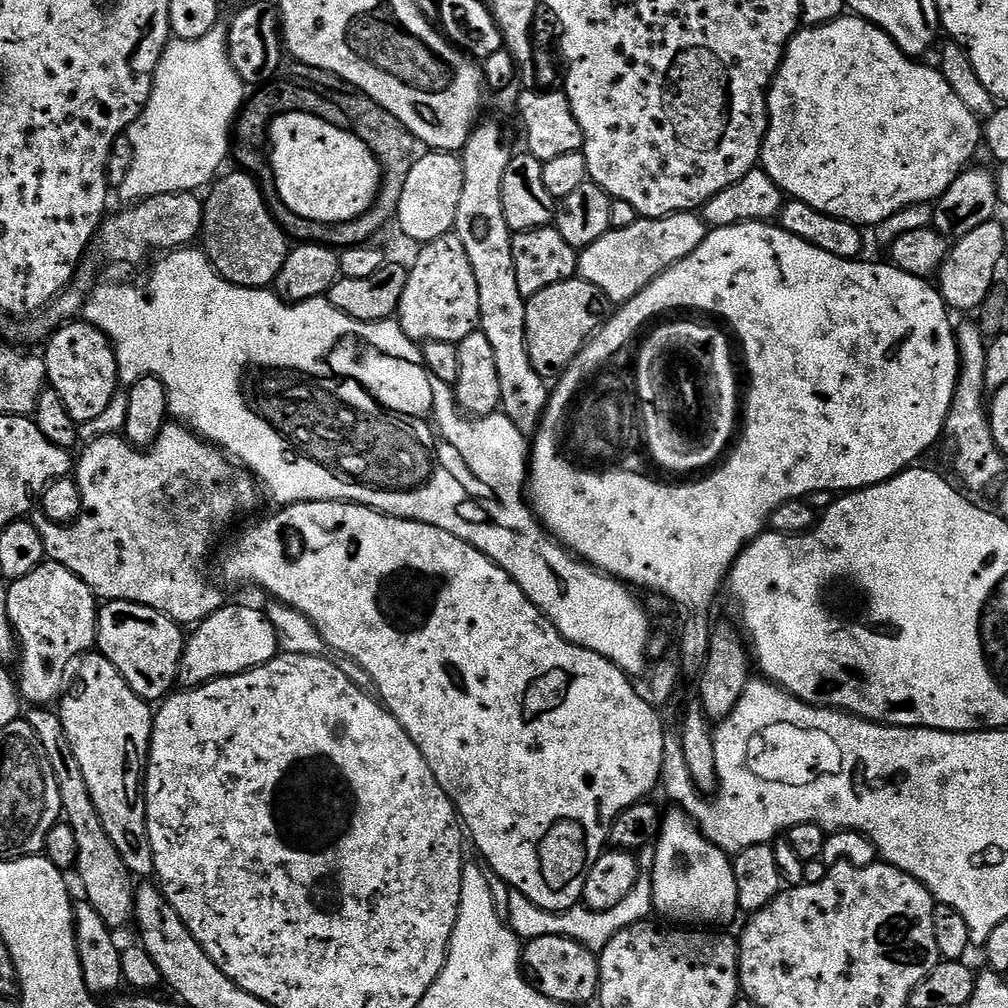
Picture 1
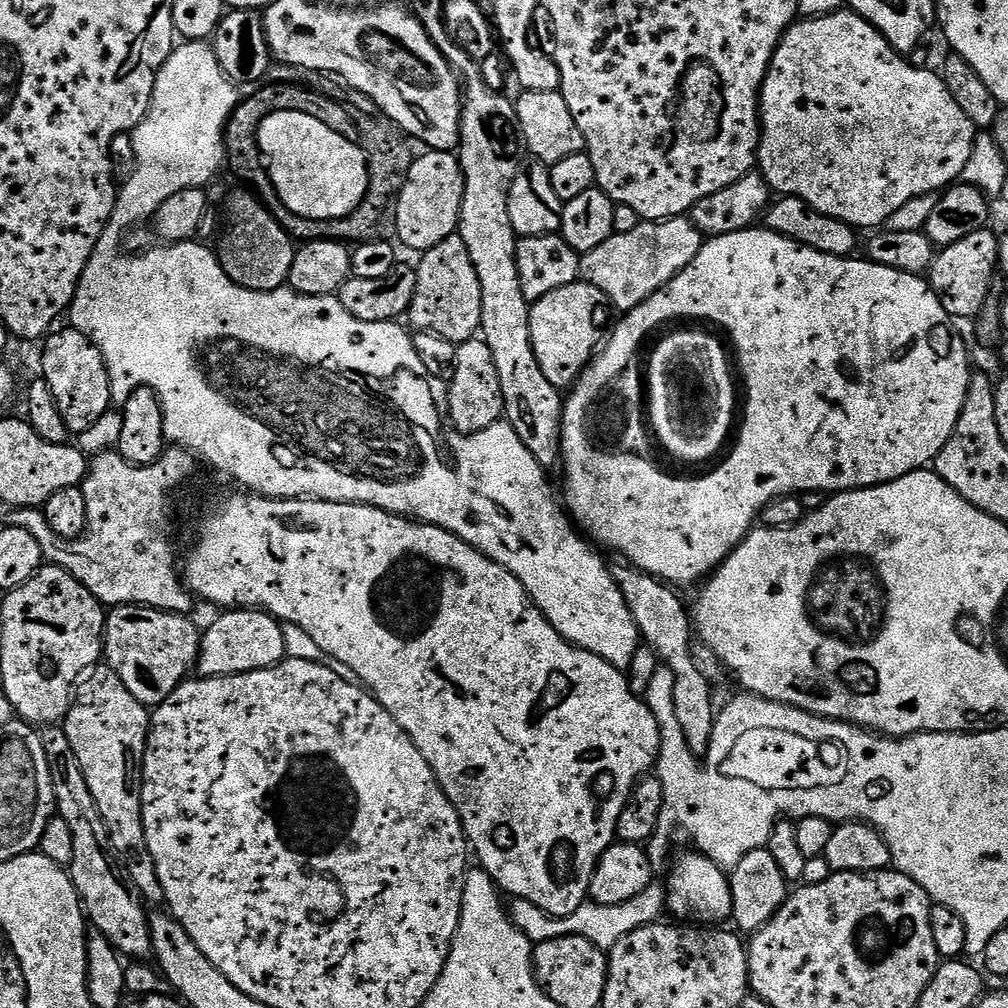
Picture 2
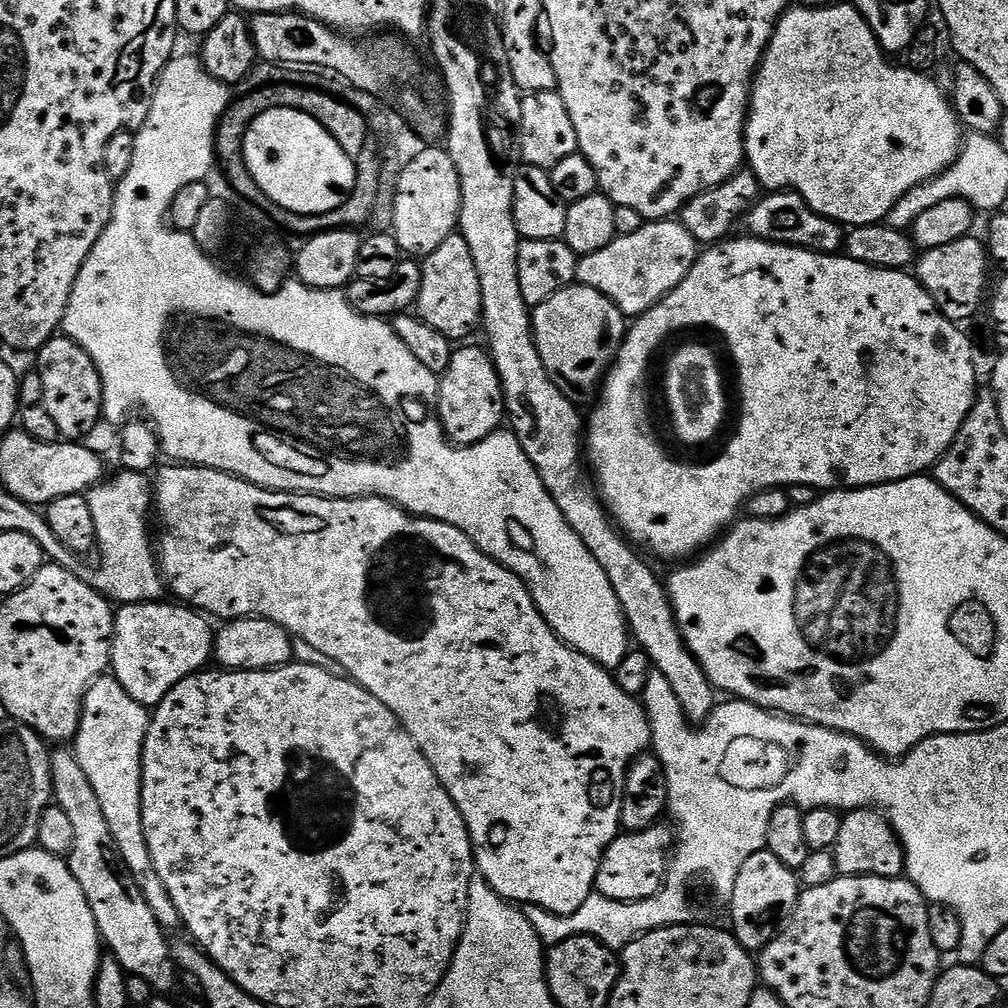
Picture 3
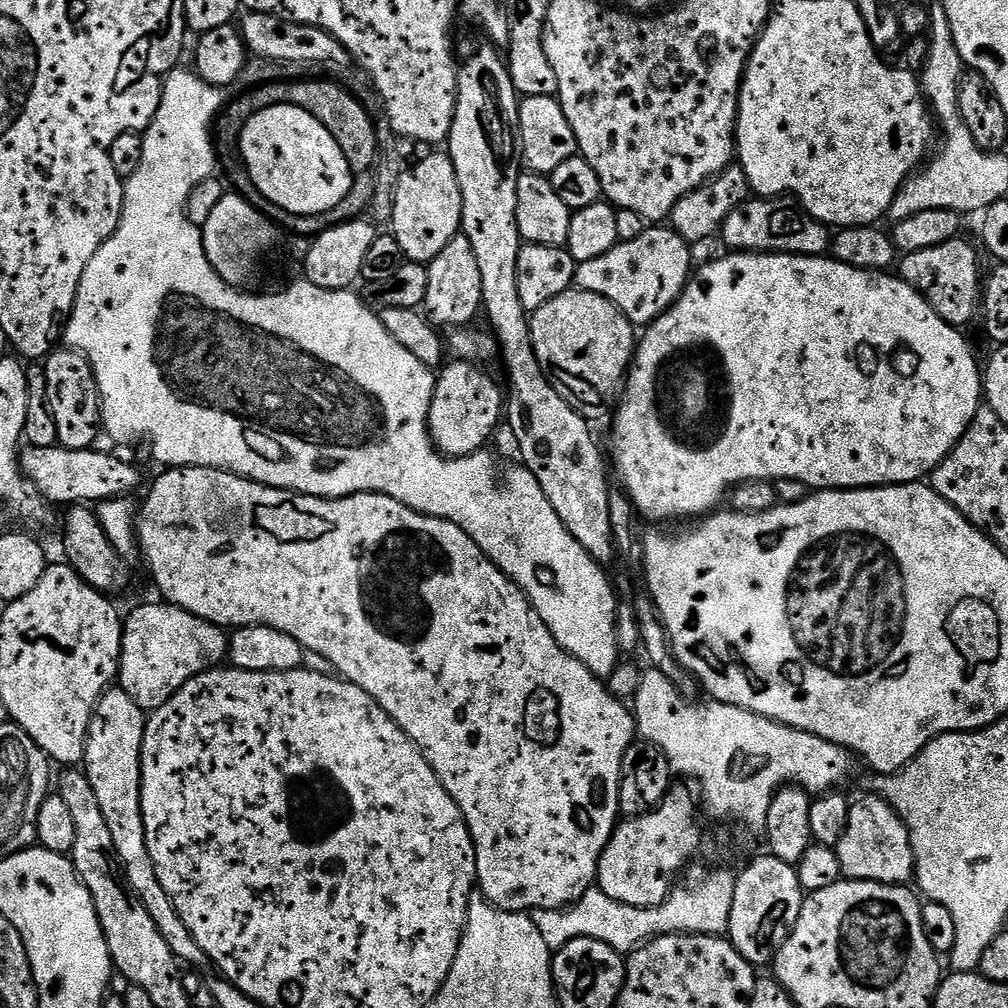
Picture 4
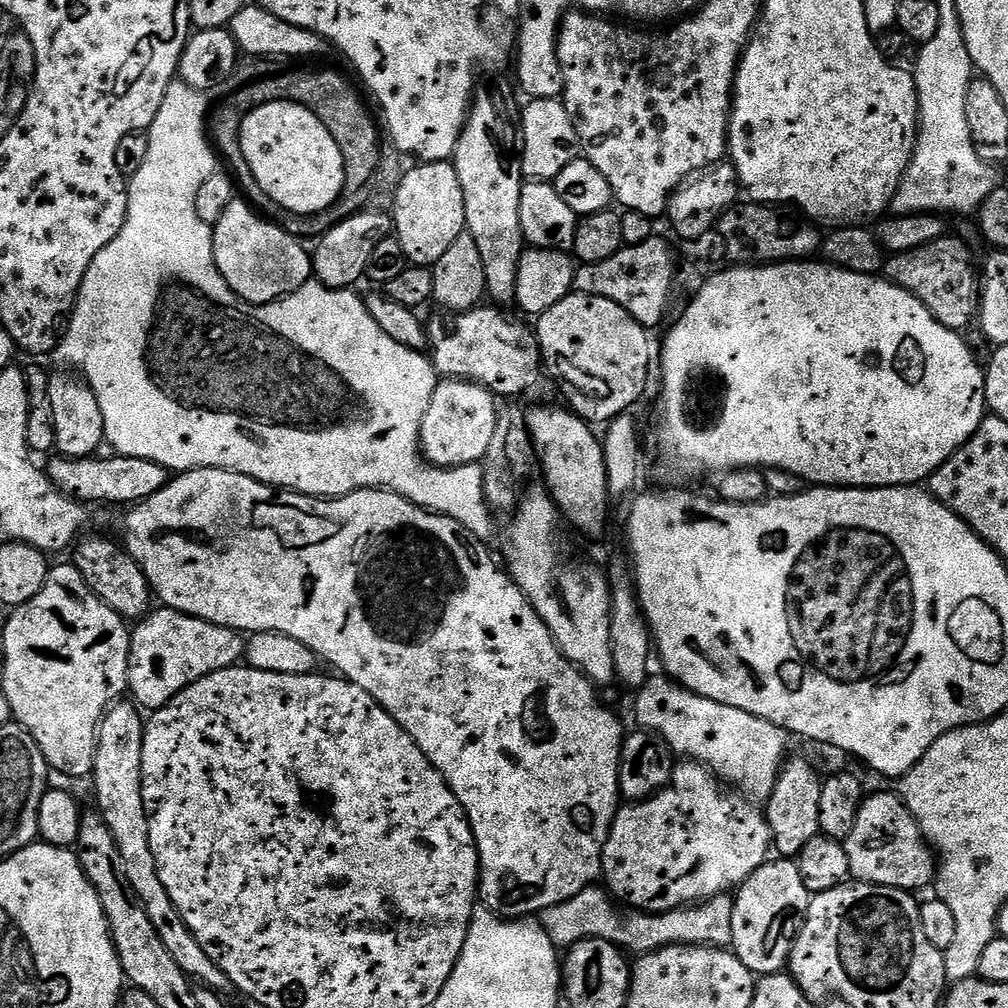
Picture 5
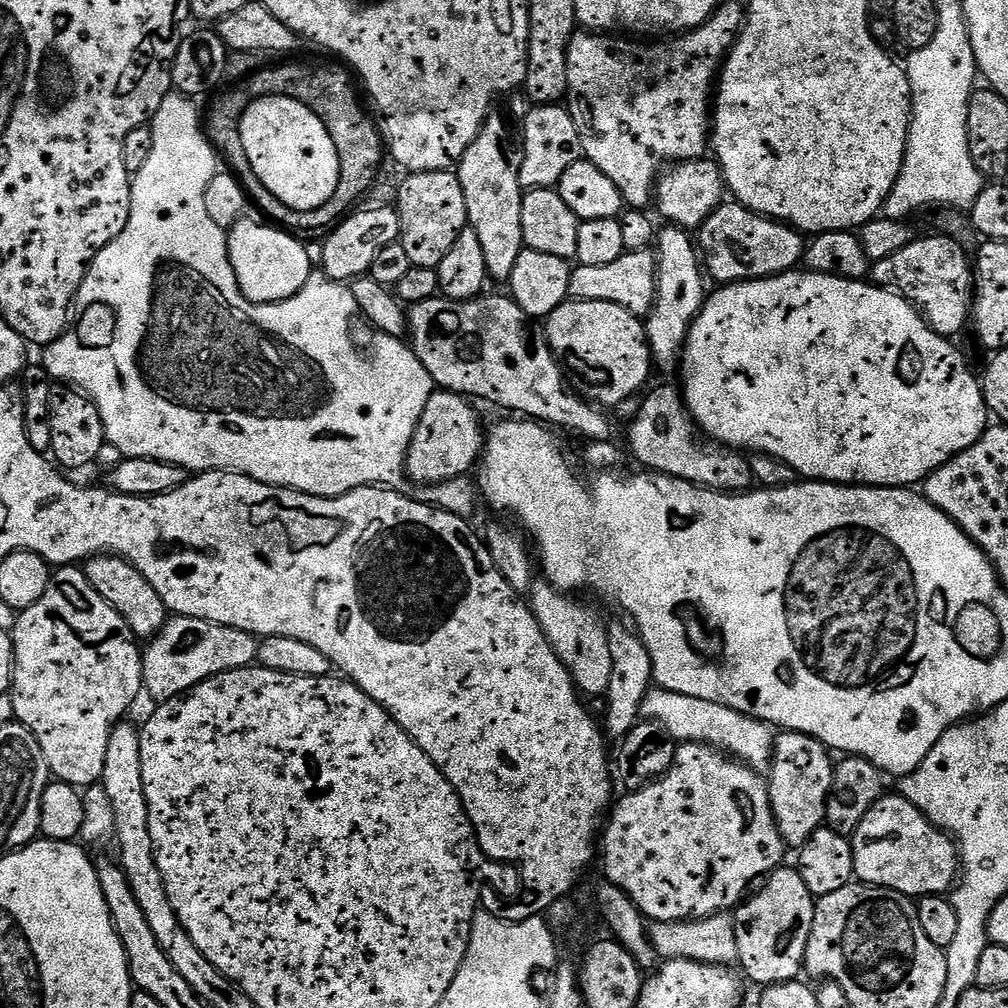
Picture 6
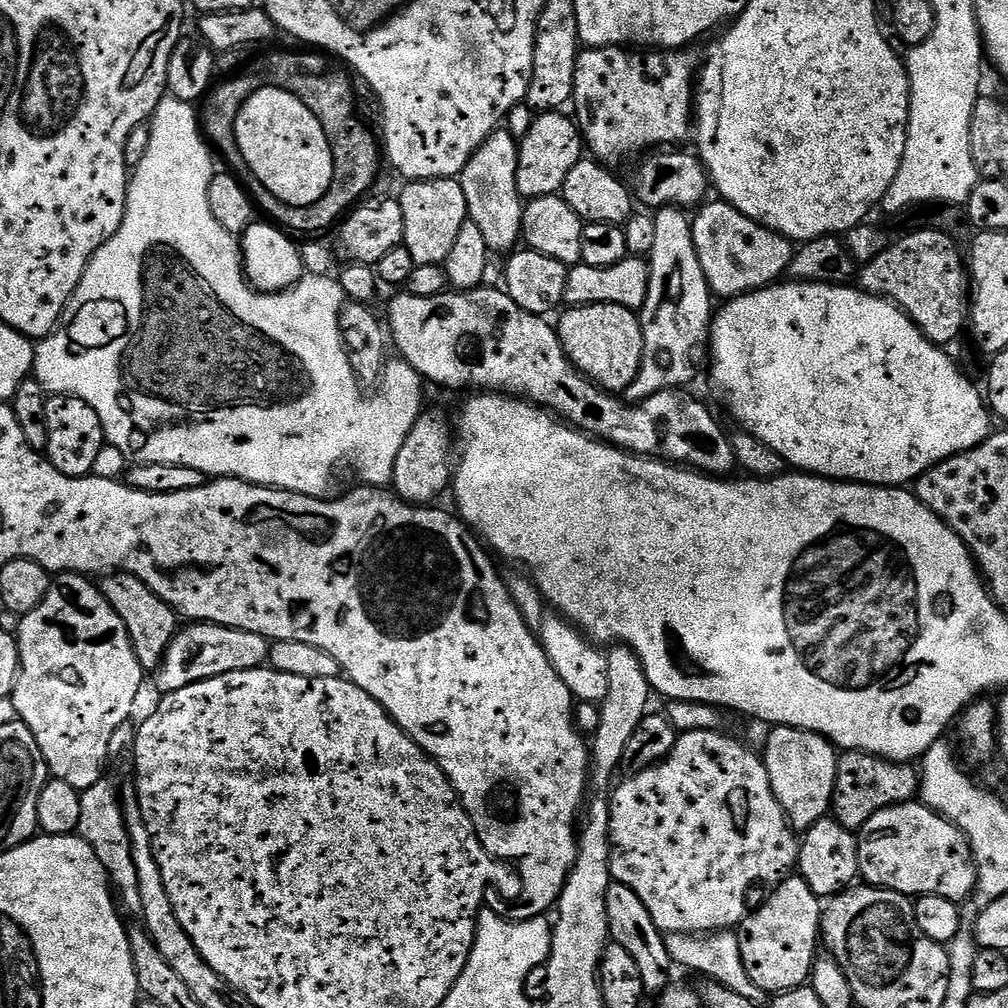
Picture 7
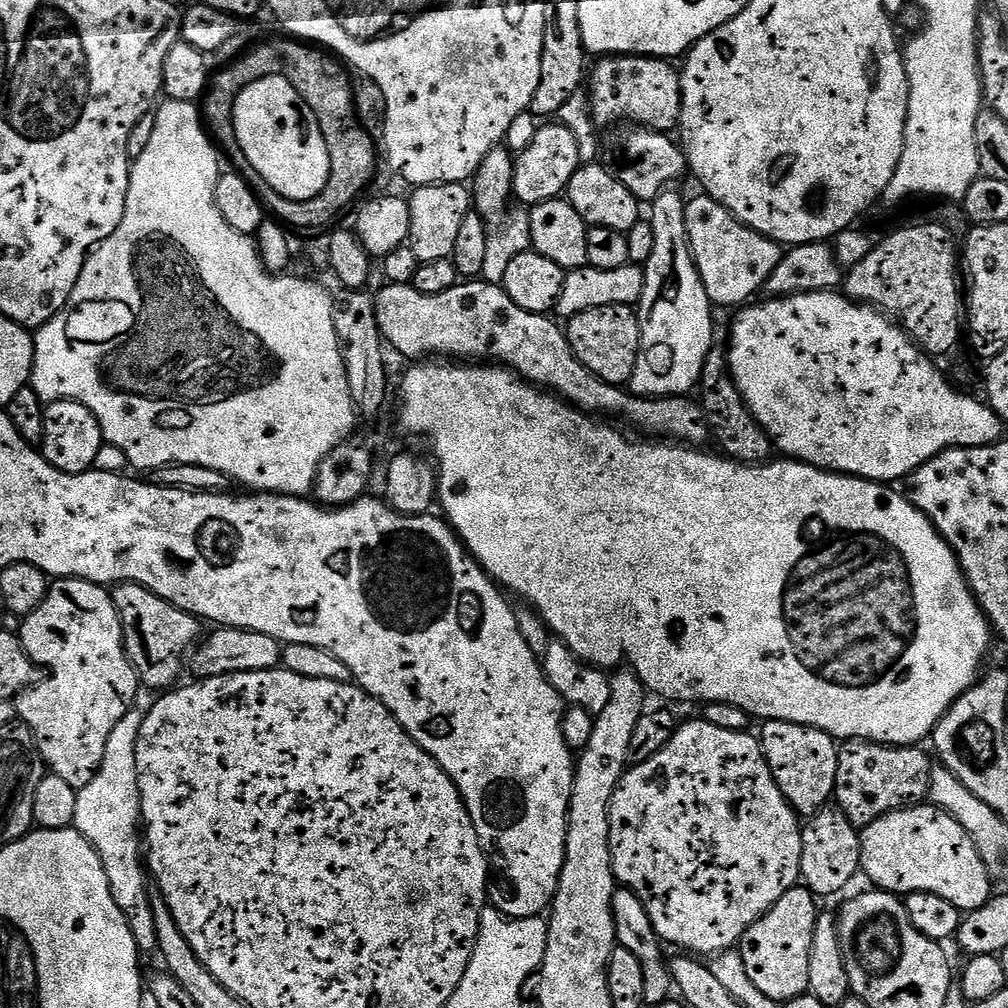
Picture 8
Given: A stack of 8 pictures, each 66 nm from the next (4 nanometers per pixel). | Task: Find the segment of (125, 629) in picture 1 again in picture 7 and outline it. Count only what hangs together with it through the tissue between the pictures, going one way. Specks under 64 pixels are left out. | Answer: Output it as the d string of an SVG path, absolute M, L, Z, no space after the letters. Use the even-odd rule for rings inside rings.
M192 622L184 627L177 631L170 646L164 651L164 660L155 673L156 684L161 688L161 693L177 692L194 682L202 682L222 674L258 668L268 659L270 641L262 634L203 622Z

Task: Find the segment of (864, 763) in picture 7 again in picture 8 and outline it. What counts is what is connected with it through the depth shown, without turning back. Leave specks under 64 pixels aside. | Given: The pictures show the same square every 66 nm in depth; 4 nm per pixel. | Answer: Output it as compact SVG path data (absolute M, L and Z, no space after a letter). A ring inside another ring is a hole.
M846 740L839 745L838 778L834 804L858 830L878 818L929 799L934 760L920 746L875 744L872 740Z

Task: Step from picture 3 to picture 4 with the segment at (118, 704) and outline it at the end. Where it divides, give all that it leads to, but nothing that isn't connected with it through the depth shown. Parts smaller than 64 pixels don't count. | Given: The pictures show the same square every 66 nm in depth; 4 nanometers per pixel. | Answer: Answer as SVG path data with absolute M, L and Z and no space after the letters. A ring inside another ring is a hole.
M118 686L109 688L96 703L96 712L88 727L88 745L84 748L82 771L88 777L90 786L94 786L94 795L102 805L102 815L110 826L114 850L124 866L126 878L134 894L138 894L142 906L146 906L146 914L154 918L154 926L158 926L162 938L166 938L166 946L170 946L176 959L185 965L209 967L208 955L201 950L198 942L194 942L194 934L190 934L186 922L182 922L178 910L172 905L172 899L168 897L166 890L162 890L162 882L158 882L154 862L150 862L140 797L140 759L145 723L144 709L134 702L134 698L130 698L130 694L126 694Z

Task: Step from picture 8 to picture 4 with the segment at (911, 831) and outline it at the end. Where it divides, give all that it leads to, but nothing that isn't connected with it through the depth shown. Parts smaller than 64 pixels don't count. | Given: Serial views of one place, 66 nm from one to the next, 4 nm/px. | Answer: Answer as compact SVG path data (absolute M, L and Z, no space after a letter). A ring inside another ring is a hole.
M875 794L867 795L861 800L853 799L851 801L852 809L850 810L850 818L846 822L846 830L835 847L838 862L842 866L842 877L845 880L869 880L879 884L907 885L913 879L916 871L916 859L914 858L908 827L887 800Z

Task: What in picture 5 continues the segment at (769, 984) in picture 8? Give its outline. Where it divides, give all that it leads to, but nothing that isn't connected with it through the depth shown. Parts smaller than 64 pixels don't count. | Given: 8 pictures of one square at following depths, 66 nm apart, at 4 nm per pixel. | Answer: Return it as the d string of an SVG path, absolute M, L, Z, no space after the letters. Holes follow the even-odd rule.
M772 858L735 889L731 951L757 977L785 971L788 955L808 916L813 893L806 890L795 859Z

